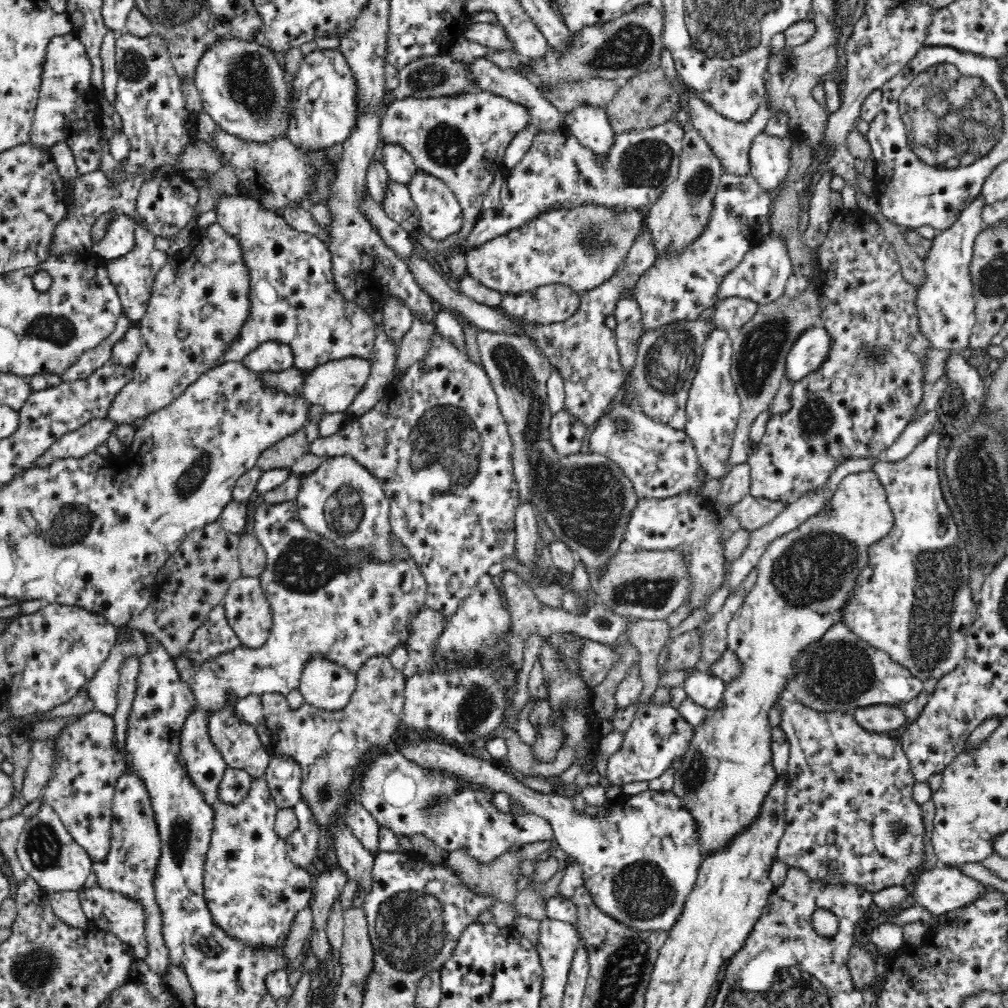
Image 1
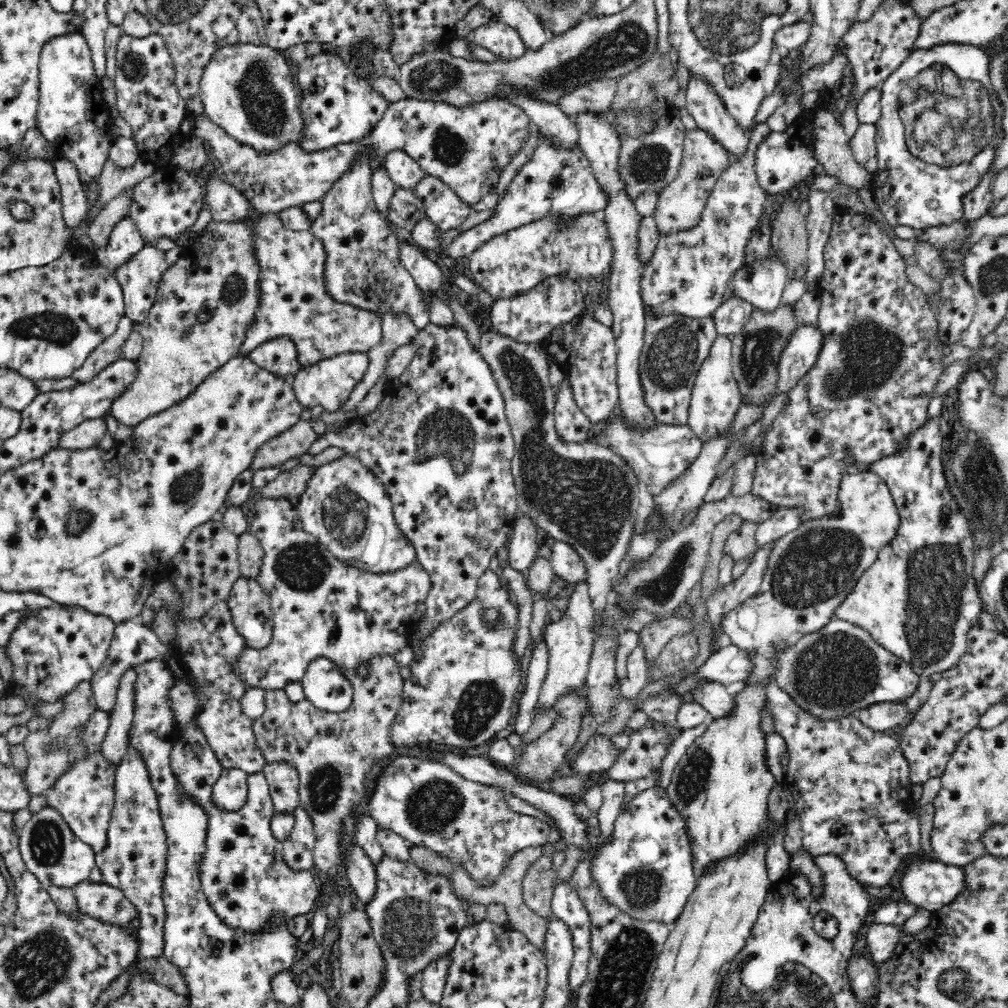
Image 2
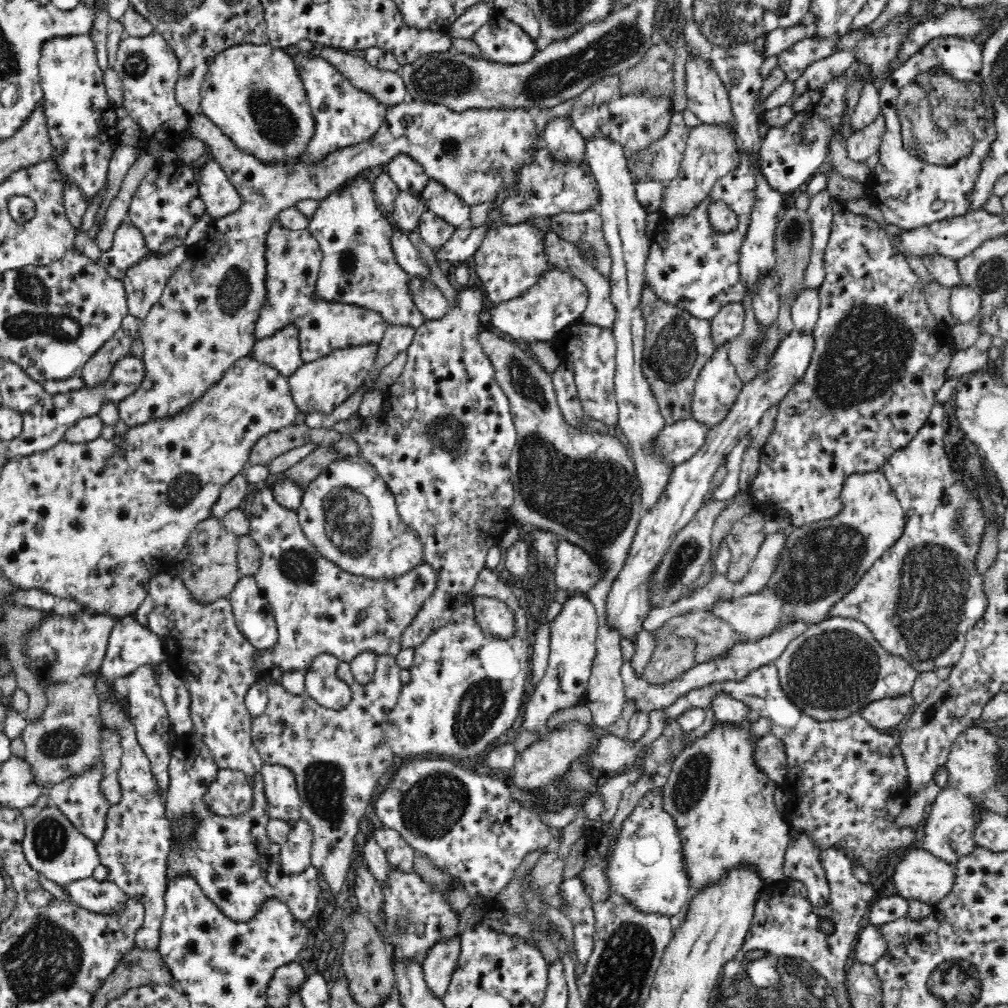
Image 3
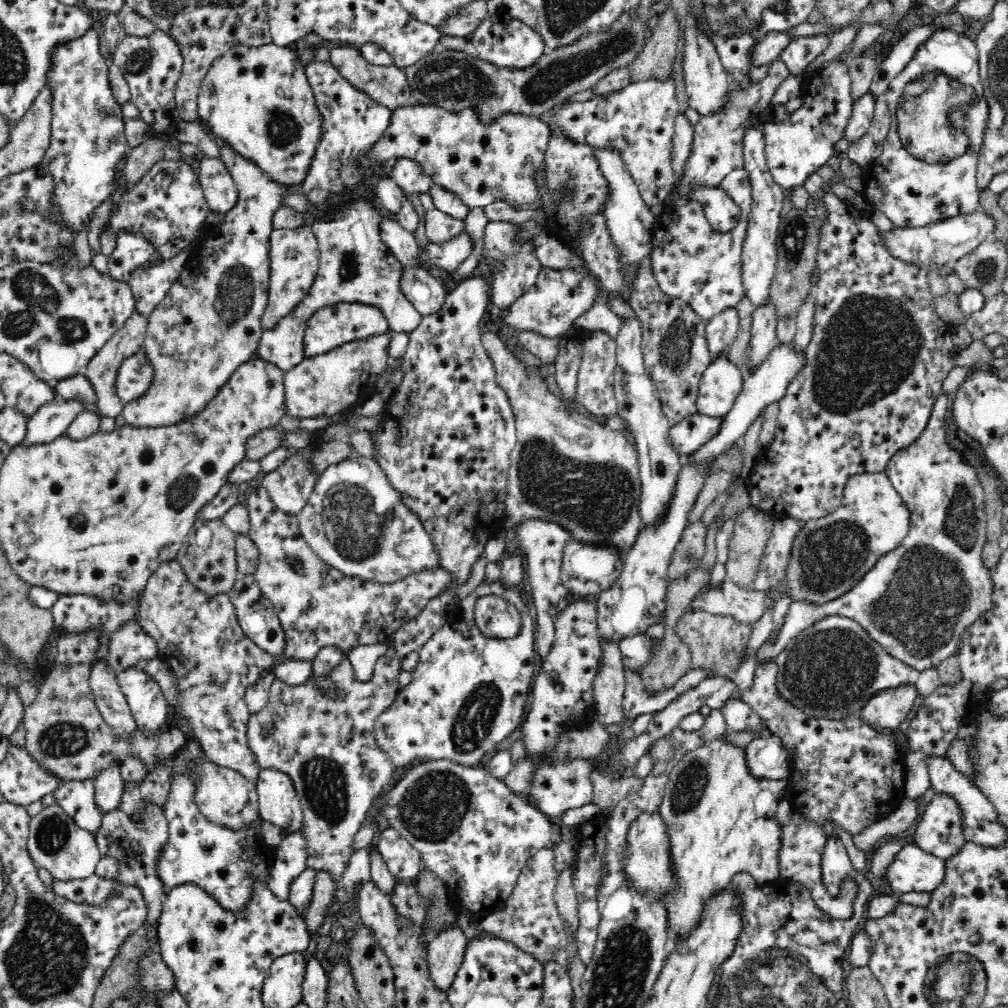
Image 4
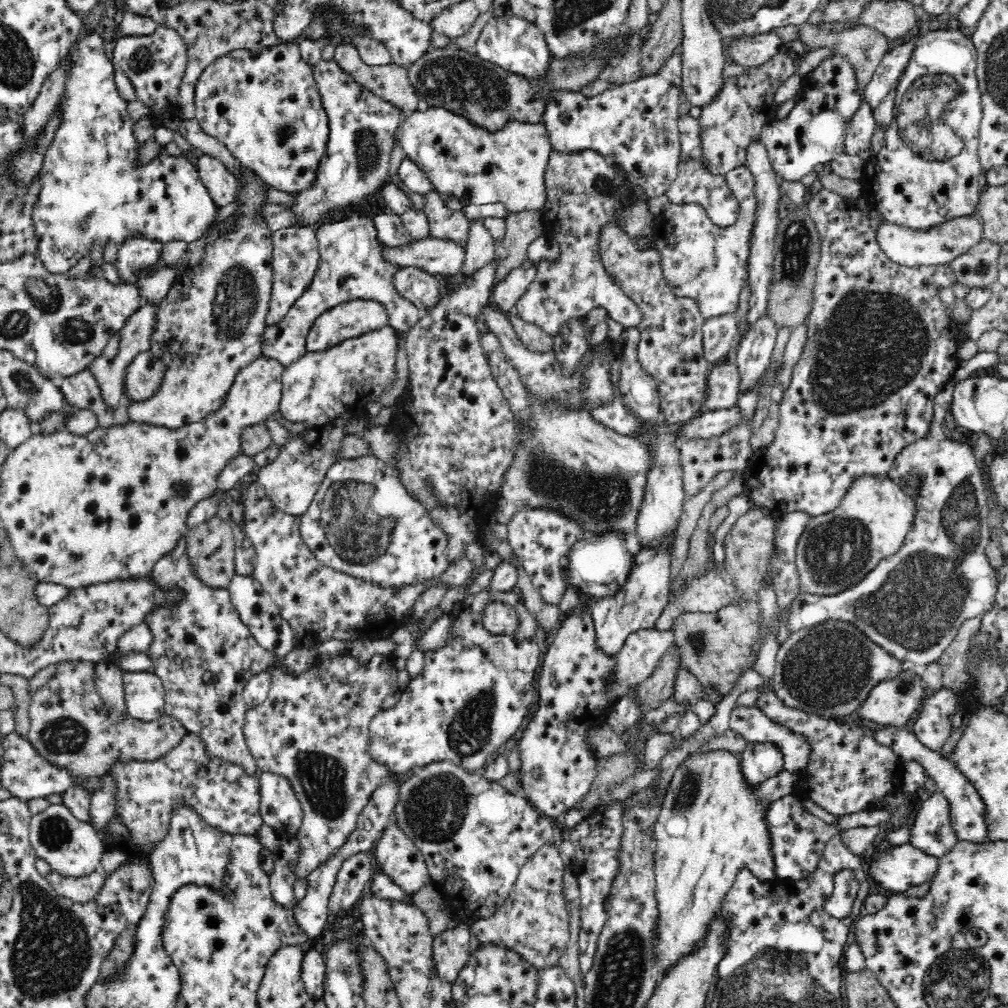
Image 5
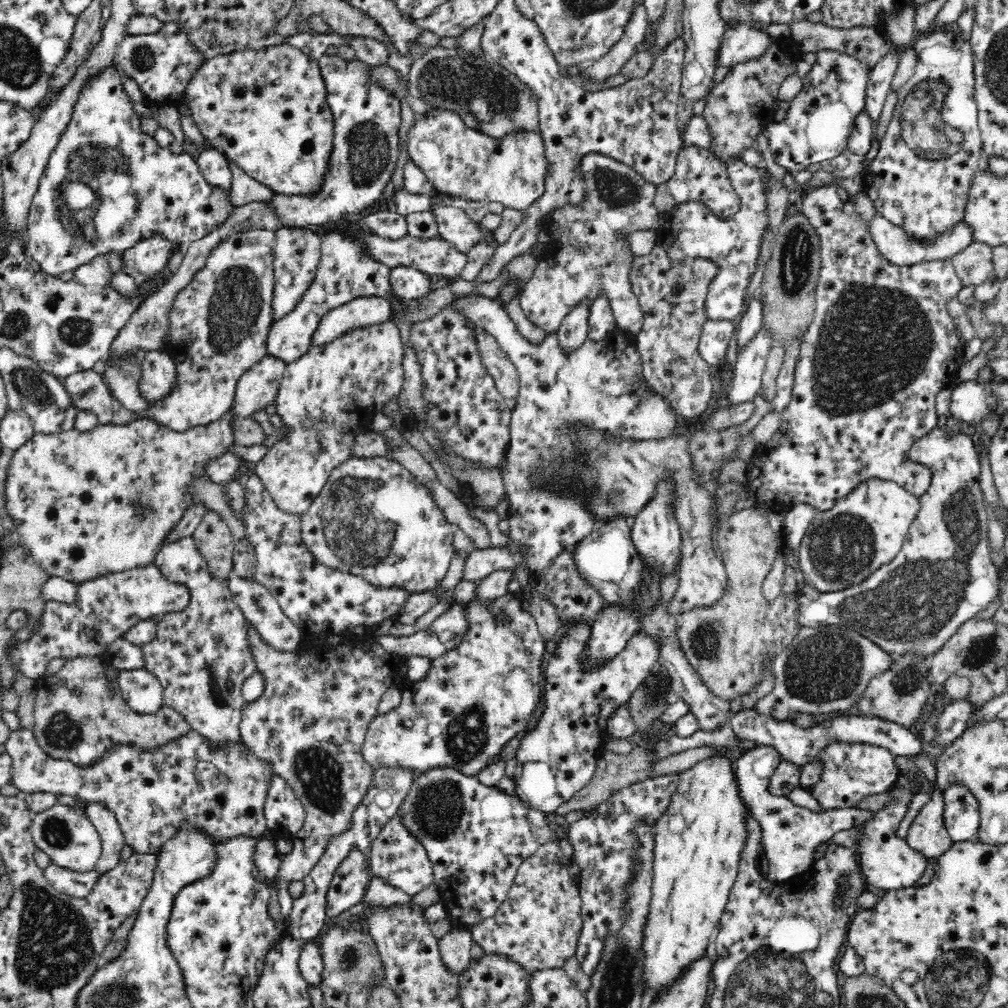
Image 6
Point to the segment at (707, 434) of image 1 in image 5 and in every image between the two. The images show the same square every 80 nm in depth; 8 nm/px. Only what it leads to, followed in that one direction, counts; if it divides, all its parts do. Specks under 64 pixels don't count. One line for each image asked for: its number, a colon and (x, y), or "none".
2: (716, 396)
3: (717, 387)
4: (723, 381)
5: (723, 382)

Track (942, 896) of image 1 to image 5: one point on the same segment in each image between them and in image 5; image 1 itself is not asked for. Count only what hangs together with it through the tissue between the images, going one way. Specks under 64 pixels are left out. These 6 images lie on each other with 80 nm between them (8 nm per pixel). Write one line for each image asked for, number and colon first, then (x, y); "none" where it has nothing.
2: (931, 884)
3: (918, 874)
4: (912, 870)
5: (897, 868)

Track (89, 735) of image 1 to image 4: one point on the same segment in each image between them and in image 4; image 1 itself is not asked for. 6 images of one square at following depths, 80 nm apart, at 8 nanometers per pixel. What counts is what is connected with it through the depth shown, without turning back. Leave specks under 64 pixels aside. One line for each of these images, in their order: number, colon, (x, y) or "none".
2: (85, 795)
3: (79, 798)
4: (76, 797)

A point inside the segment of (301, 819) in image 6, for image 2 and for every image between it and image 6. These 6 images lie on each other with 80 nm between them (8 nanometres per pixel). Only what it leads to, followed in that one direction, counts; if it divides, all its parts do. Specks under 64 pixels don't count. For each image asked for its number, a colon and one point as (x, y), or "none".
2: (282, 777)
3: (279, 788)
4: (278, 803)
5: (280, 809)

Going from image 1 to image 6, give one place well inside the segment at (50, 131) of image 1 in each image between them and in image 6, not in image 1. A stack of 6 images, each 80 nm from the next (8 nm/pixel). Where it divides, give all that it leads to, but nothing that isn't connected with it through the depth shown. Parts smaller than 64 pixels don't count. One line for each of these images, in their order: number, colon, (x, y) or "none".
2: (72, 114)
3: (82, 121)
4: (87, 146)
5: (94, 190)
6: (107, 186)

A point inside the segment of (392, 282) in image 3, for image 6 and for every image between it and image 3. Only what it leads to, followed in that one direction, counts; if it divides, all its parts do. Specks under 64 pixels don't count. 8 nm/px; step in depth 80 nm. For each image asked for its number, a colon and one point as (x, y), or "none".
4: (355, 265)
5: (351, 267)
6: (344, 272)

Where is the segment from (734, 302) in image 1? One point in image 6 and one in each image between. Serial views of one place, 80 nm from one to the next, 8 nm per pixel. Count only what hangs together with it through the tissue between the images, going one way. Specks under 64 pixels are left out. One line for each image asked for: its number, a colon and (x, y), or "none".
2: (730, 317)
3: (726, 325)
4: (720, 331)
5: (718, 333)
6: (713, 341)

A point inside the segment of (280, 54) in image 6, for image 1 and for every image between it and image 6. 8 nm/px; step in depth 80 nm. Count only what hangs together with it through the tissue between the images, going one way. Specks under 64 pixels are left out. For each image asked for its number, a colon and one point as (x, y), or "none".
1: (242, 86)
2: (248, 90)
3: (254, 94)
4: (259, 101)
5: (265, 107)

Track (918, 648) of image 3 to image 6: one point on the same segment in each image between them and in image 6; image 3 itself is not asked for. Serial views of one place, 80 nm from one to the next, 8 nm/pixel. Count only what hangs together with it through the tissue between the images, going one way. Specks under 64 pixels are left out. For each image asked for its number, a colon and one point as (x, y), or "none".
4: (916, 601)
5: (912, 604)
6: (944, 574)

